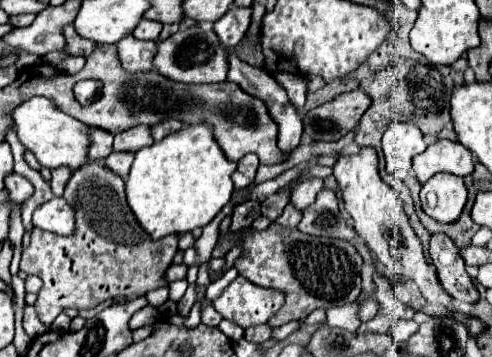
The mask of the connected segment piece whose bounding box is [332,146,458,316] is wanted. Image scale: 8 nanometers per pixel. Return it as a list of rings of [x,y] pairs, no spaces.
[[[364,146],[358,154],[340,154],[332,168],[332,174],[338,182],[338,188],[342,190],[342,198],[346,210],[354,220],[356,232],[360,234],[360,238],[366,240],[376,260],[386,268],[382,272],[392,280],[396,298],[430,316],[442,312],[458,312],[452,298],[446,296],[444,288],[438,284],[434,268],[426,262],[422,254],[422,244],[410,228],[402,200],[380,178],[376,150],[372,146]]]

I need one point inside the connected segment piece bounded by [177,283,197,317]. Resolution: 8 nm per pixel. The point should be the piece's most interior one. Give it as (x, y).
(186, 303)

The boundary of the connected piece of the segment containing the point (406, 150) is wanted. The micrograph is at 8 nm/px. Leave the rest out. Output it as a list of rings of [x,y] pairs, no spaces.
[[[392,122],[382,138],[386,154],[386,170],[396,174],[398,170],[410,170],[412,158],[424,152],[426,142],[422,130],[412,122]]]

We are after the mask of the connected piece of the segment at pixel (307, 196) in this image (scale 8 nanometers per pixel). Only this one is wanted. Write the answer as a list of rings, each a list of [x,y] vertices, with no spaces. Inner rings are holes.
[[[310,178],[310,180],[304,180],[304,182],[292,192],[290,200],[292,200],[292,204],[294,204],[294,208],[296,208],[298,212],[304,212],[304,208],[308,208],[308,206],[316,200],[316,196],[318,196],[320,190],[322,190],[322,180],[320,180],[320,178]]]

